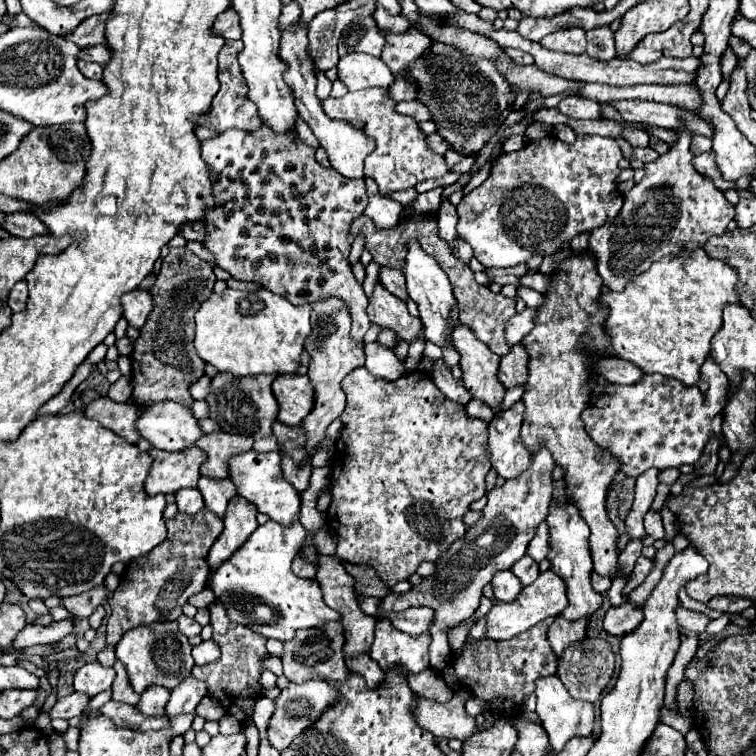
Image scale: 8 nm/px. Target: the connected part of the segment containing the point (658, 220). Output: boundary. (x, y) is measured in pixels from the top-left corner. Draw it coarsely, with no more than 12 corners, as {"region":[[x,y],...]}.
{"region":[[691,132],[595,228],[611,290],[727,230],[735,206],[691,160]]}

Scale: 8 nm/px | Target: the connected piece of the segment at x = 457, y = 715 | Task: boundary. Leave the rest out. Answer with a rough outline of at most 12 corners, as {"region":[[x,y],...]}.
{"region":[[467,688],[437,704],[415,694],[415,720],[437,738],[465,740],[475,718]]}

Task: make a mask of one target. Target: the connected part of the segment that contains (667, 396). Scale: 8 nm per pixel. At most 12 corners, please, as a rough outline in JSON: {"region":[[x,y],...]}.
{"region":[[659,374],[607,386],[581,418],[637,478],[695,464],[727,404]]}

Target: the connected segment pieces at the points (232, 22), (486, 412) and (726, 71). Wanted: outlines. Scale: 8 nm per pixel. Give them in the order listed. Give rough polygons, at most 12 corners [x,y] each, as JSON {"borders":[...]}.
{"borders":[[[227,8],[213,22],[225,40],[241,38],[239,16]],[[479,400],[465,406],[467,416],[481,418],[485,422],[495,416],[489,406]],[[731,48],[721,57],[723,80],[730,82],[735,68],[735,54]]]}

